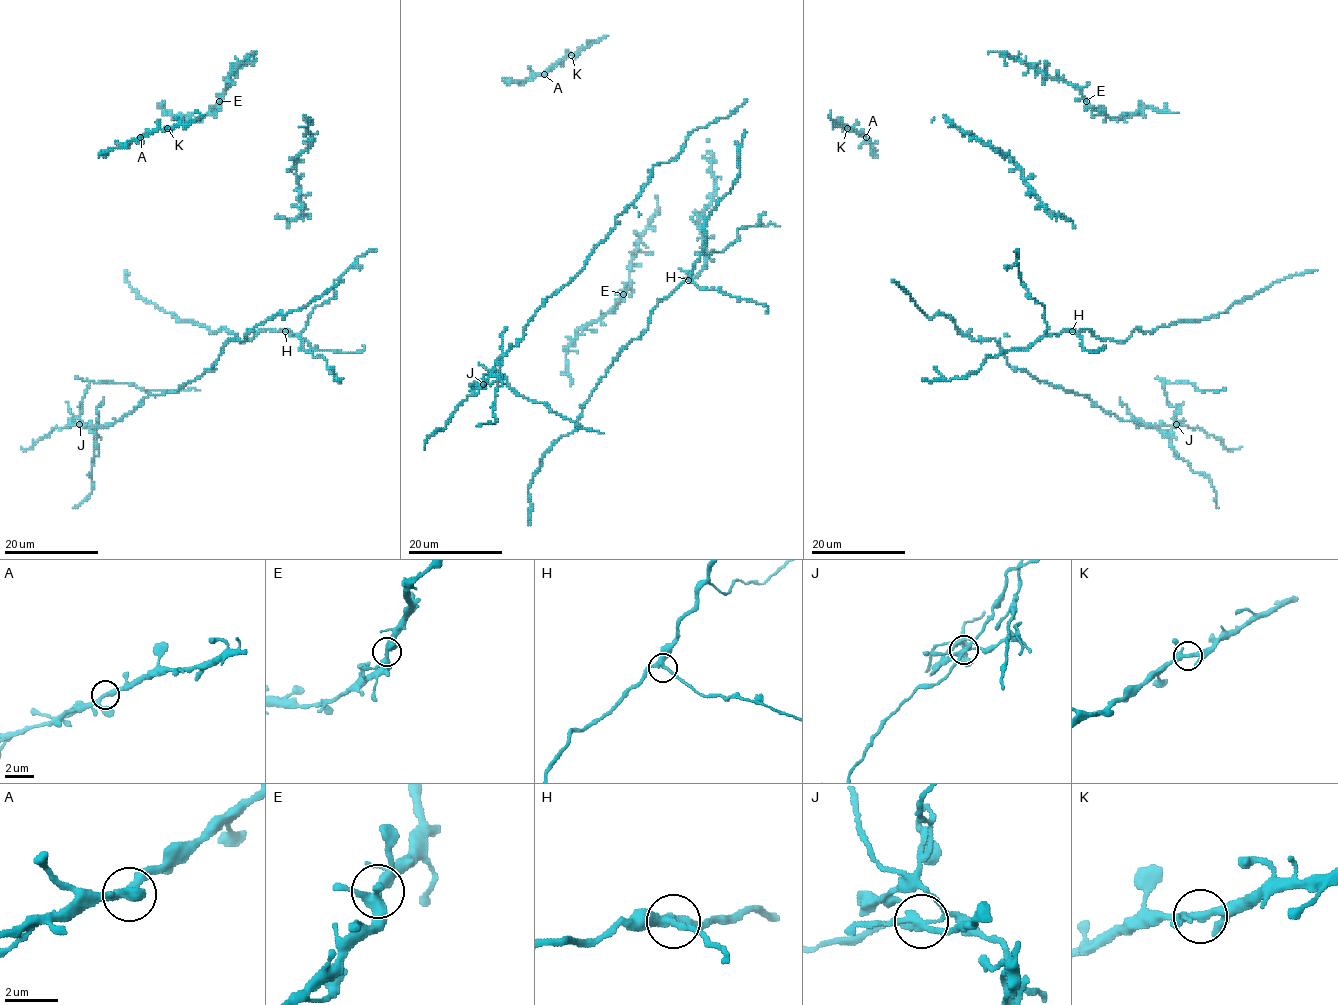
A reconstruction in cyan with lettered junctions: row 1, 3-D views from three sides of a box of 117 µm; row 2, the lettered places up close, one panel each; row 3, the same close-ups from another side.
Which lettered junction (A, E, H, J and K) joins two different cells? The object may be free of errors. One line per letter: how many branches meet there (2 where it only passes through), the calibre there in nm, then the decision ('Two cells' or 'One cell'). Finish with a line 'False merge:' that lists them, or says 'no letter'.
A: Branches: 3. Thickness 240 nm. One cell
E: Branches: 5. Thickness 280 nm. One cell
H: Branches: 3. Thickness 280 nm. One cell
J: Branches: 5. Thickness 240 nm. Two cells
K: Branches: 4. Thickness 260 nm. One cell
False merge: J

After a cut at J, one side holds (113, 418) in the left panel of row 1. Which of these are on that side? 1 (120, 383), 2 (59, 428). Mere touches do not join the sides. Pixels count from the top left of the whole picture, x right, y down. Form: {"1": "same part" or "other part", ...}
{"1": "other part", "2": "same part"}

